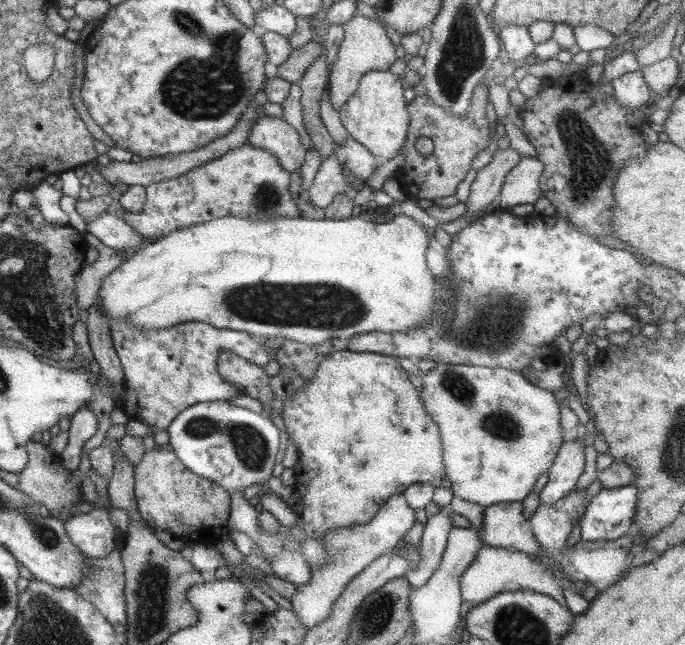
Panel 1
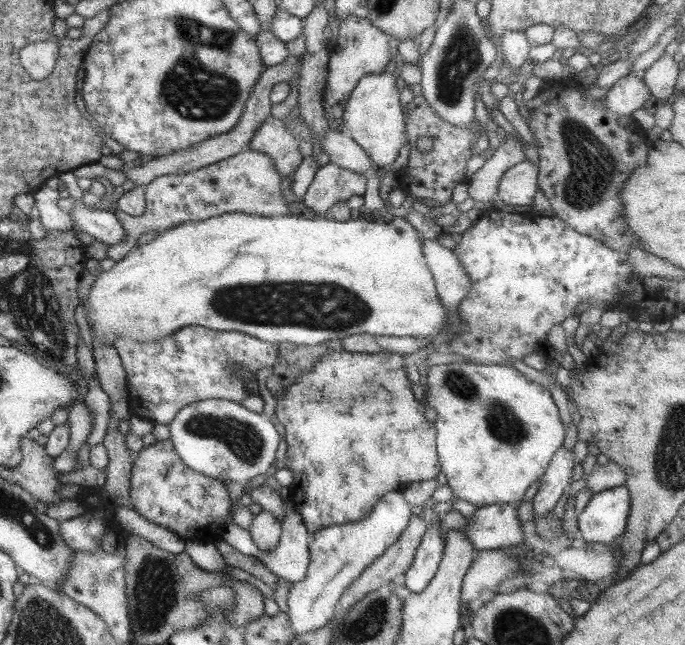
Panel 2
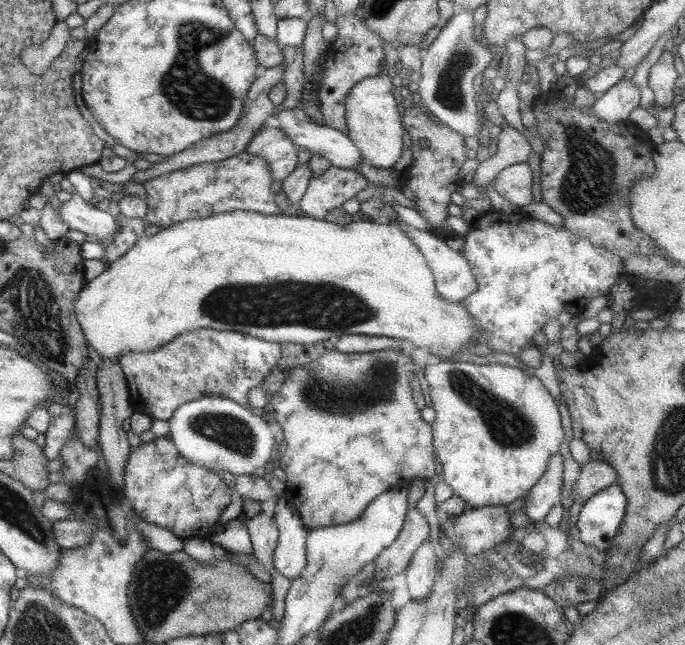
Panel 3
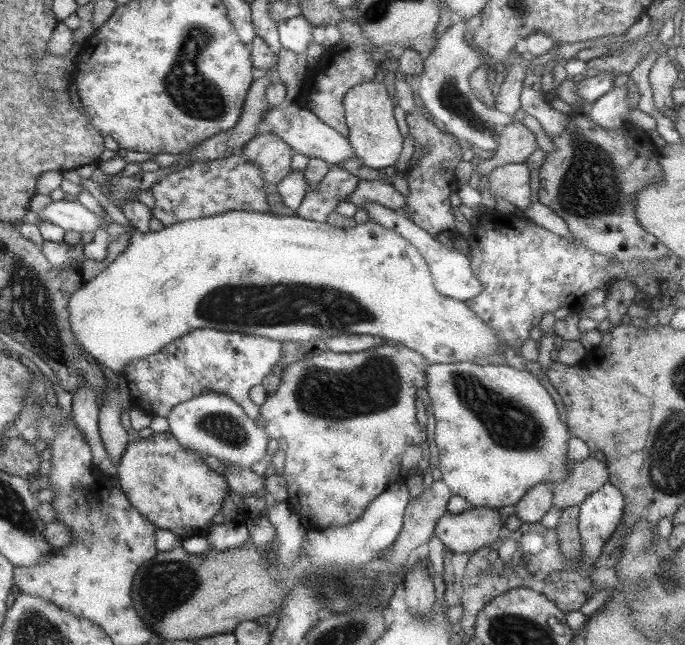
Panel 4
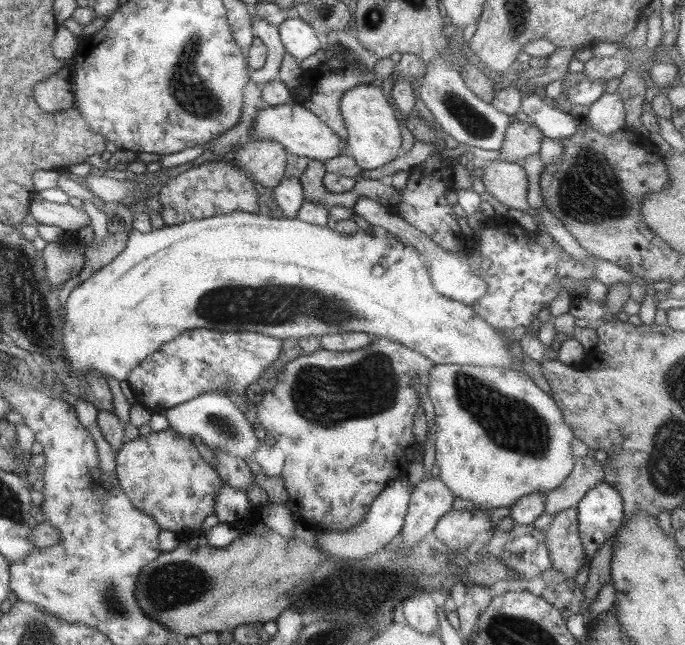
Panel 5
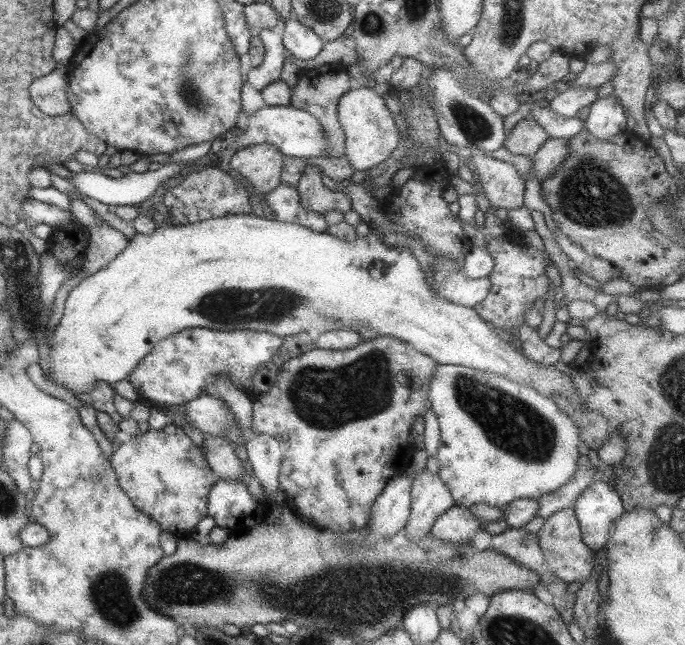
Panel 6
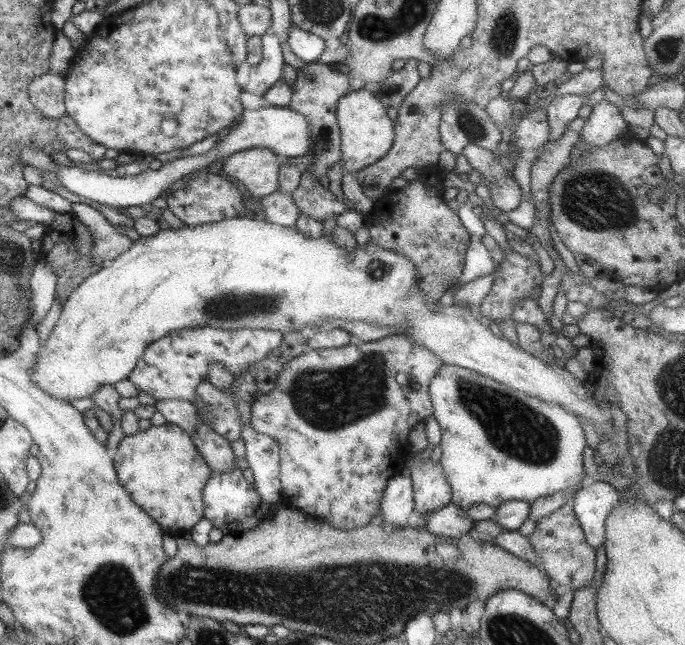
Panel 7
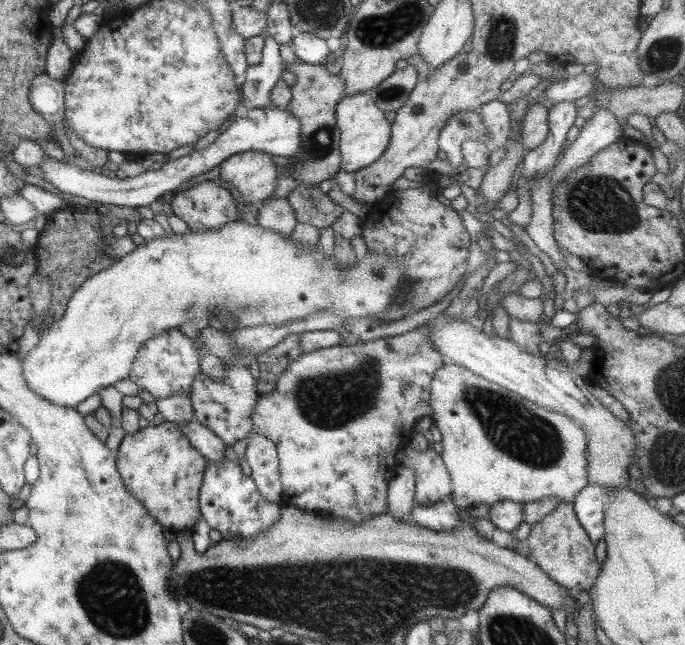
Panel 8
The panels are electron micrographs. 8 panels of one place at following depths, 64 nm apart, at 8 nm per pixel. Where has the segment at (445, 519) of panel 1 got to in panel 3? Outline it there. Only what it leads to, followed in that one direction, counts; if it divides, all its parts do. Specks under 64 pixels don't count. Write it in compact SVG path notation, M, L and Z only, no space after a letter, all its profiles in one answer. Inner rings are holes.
M429 538L414 554L405 572L412 601L426 601L431 596L436 577L436 554Z

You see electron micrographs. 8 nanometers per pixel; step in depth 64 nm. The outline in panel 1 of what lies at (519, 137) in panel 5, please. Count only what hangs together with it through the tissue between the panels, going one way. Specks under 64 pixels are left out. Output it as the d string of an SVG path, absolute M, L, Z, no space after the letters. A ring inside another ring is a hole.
M512 147L497 150L492 162L478 169L476 180L472 182L470 195L466 201L467 211L462 215L477 218L490 211L494 199L499 198L506 176L519 162L522 155Z

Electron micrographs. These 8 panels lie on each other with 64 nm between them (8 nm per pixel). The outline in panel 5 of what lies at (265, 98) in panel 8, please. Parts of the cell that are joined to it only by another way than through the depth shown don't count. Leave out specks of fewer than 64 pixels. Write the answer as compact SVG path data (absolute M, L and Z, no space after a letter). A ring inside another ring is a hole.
M254 18L253 30L255 37L266 46L267 58L263 68L249 74L249 80L262 87L265 83L274 81L279 77L280 66L286 51L281 42L279 26L270 24L264 18Z

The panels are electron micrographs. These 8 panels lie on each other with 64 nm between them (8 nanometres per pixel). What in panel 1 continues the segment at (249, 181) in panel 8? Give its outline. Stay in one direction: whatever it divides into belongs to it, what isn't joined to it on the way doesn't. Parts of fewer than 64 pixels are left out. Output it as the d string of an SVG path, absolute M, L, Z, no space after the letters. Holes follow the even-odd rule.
M263 117L250 128L247 141L250 145L270 150L278 158L285 172L295 173L304 164L306 149L300 135L284 119Z

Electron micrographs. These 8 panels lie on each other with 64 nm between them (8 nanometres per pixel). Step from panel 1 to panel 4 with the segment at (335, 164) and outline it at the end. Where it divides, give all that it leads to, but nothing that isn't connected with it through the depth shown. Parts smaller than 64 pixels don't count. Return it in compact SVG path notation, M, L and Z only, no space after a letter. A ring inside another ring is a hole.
M331 166L324 179L314 189L308 190L296 210L297 216L327 222L328 214L336 210L340 201L351 200L359 180L344 169Z

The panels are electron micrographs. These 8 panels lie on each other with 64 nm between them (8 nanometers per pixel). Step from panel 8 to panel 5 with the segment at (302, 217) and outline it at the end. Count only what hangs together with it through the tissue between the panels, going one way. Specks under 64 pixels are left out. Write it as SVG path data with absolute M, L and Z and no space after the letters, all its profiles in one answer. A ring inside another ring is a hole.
M312 160L308 163L305 172L299 179L304 192L305 200L328 208L335 204L343 205L344 208L353 208L358 197L368 197L384 206L394 206L402 201L401 192L392 186L384 186L379 180L359 179L356 189L350 193L331 194L323 186L324 176L327 174L322 161Z

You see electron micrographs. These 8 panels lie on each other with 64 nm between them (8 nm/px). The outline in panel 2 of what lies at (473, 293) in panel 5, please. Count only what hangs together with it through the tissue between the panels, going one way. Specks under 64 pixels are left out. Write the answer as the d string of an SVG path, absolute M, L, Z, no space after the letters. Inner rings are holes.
M423 237L422 244L424 244L423 254L435 280L438 296L446 307L446 315L454 316L454 321L457 321L458 306L472 288L470 277L452 249L440 245L437 240Z

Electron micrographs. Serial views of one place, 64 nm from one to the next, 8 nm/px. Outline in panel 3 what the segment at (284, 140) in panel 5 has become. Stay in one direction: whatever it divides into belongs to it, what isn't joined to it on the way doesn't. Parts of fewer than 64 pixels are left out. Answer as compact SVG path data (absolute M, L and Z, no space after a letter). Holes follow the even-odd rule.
M300 107L294 110L276 111L274 116L280 123L279 129L286 134L286 138L290 138L298 148L306 148L312 155L320 154L330 162L331 166L339 166L342 170L356 170L365 161L360 150L356 148L347 134L328 126L317 124L310 119L310 116L304 114Z

